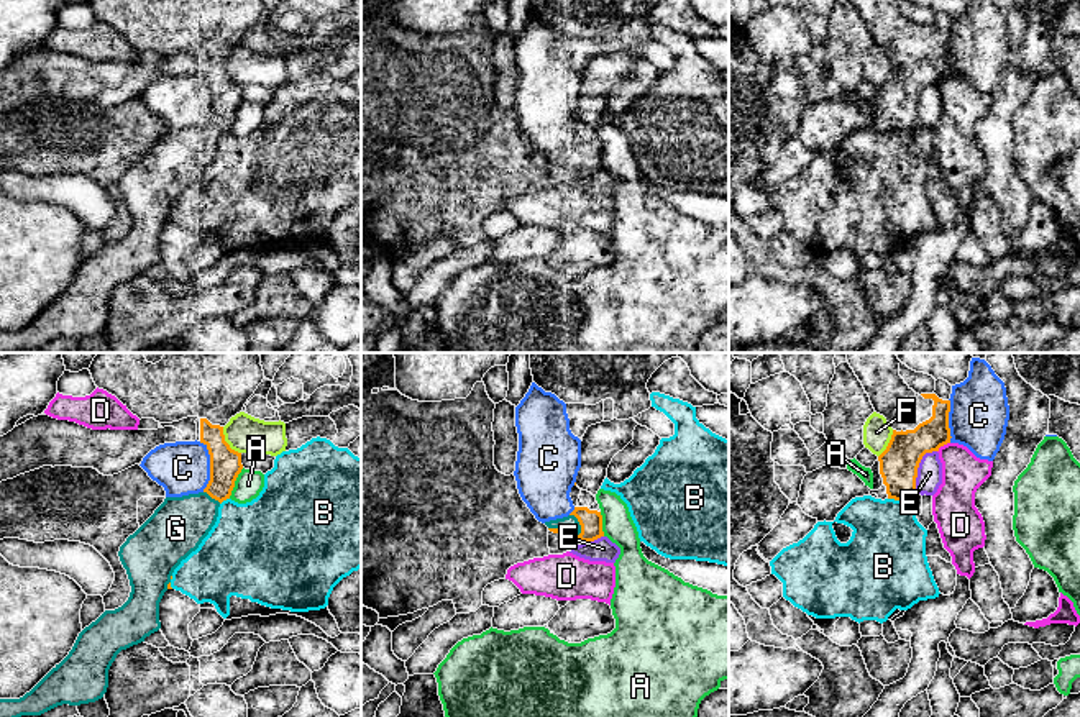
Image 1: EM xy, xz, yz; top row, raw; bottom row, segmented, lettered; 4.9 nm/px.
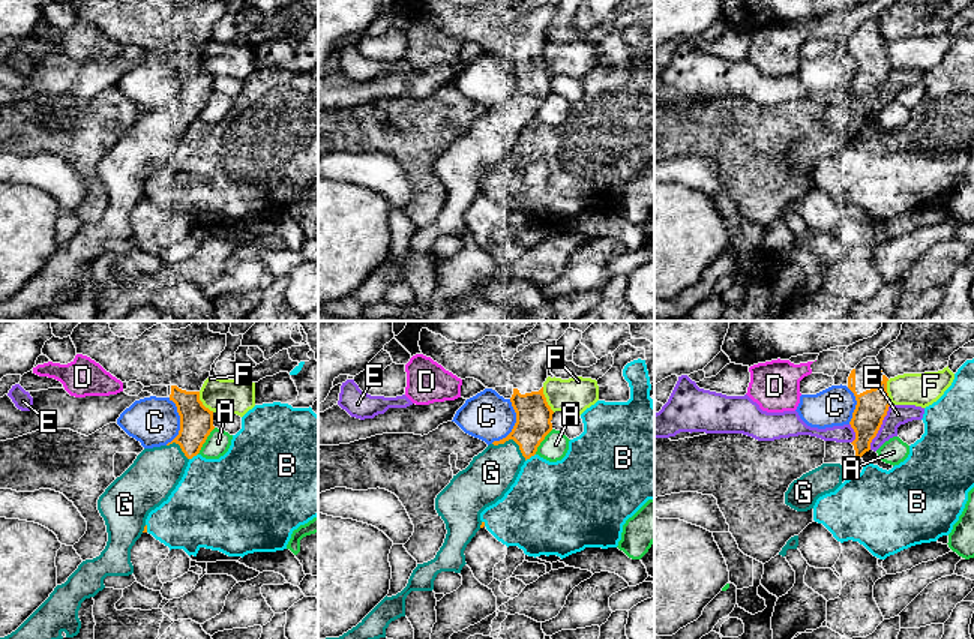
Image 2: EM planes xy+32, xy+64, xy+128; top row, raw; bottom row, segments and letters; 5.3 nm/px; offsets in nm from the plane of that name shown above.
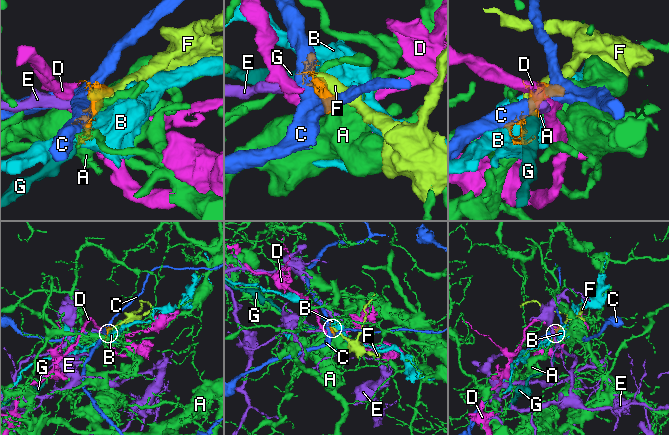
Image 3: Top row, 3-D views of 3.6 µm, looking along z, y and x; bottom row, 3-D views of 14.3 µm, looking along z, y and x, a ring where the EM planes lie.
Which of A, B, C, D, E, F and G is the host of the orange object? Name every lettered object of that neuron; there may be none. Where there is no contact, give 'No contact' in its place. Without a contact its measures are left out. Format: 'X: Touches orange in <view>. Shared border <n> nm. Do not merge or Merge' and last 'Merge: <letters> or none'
A: Touches orange in xy. Shared border 170 nm. Do not merge
B: Touches orange in yz. Shared border 110 nm. Do not merge
C: Touches orange in xy. Shared border 240 nm. Do not merge
D: Touches orange in yz. Shared border 80 nm. Do not merge
E: Touches orange in yz. Shared border 240 nm. Do not merge
F: Touches orange in xy. Shared border 160 nm. Do not merge
G: Touches orange in xz. Shared border 120 nm. Merge
Merge: G

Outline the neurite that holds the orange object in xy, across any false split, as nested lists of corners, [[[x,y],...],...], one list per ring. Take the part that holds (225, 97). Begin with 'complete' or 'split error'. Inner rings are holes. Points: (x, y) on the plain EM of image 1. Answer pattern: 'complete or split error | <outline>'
split error | [[[89,0],[98,21],[115,28],[133,48],[172,56],[187,49],[200,51],[200,75],[210,87],[210,113],[199,126],[166,130],[154,146],[120,179],[131,225],[128,233],[105,243],[85,259],[69,287],[20,331],[0,331],[0,353],[41,348],[57,338],[80,338],[103,330],[108,302],[121,282],[144,274],[161,261],[159,235],[171,220],[174,202],[199,180],[218,149],[218,139],[230,131],[243,102],[241,85],[225,74],[223,59],[240,46],[264,11],[263,0]]]

